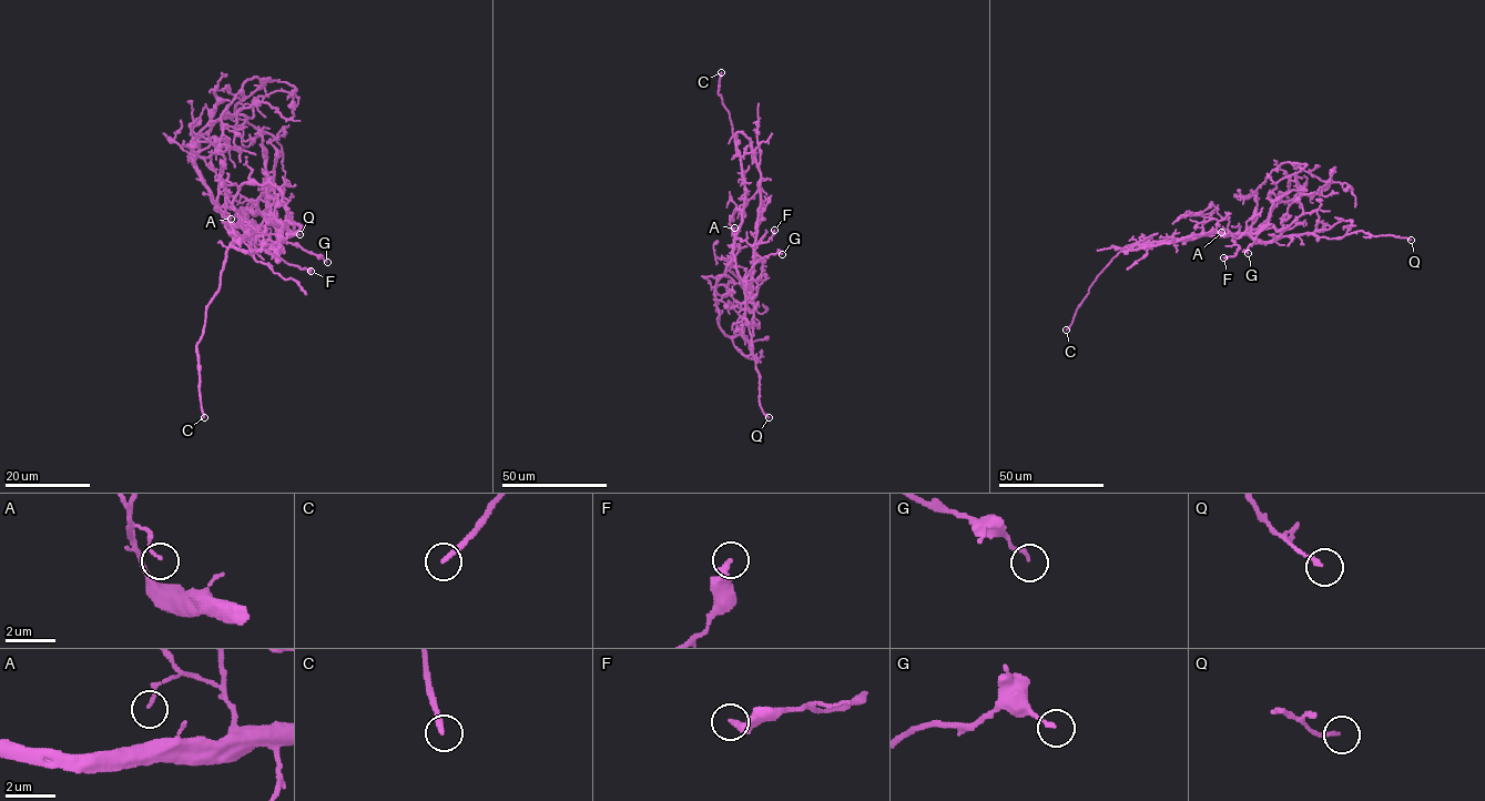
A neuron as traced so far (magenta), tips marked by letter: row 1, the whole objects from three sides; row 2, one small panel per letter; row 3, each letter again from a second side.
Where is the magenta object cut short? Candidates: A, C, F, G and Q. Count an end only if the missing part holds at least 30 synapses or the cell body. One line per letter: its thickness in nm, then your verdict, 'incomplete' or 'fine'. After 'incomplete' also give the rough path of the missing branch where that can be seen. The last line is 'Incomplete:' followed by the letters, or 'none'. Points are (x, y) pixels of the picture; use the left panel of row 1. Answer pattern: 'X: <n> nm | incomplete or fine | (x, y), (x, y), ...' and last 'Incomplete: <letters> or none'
A: 100 nm | fine
C: 200 nm | incomplete | (204, 417), (207, 425), (211, 422), (204, 386), (211, 381), (241, 378), (255, 350), (262, 376), (278, 361)
F: 280 nm | fine
G: 150 nm | fine
Q: 140 nm | fine
Incomplete: C

